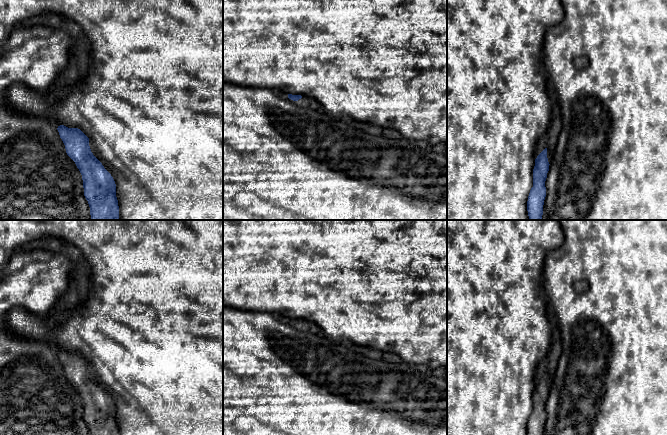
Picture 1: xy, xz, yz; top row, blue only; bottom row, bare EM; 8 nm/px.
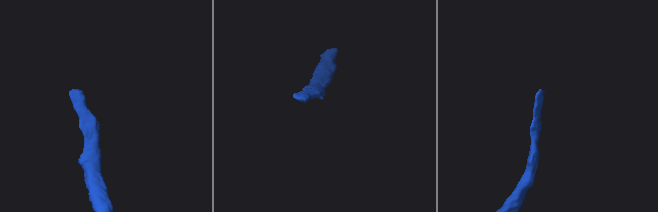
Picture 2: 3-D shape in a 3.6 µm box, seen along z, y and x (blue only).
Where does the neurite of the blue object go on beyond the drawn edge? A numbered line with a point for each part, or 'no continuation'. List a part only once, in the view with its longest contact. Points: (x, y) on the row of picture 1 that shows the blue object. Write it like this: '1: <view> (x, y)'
1: xy (91, 143)

